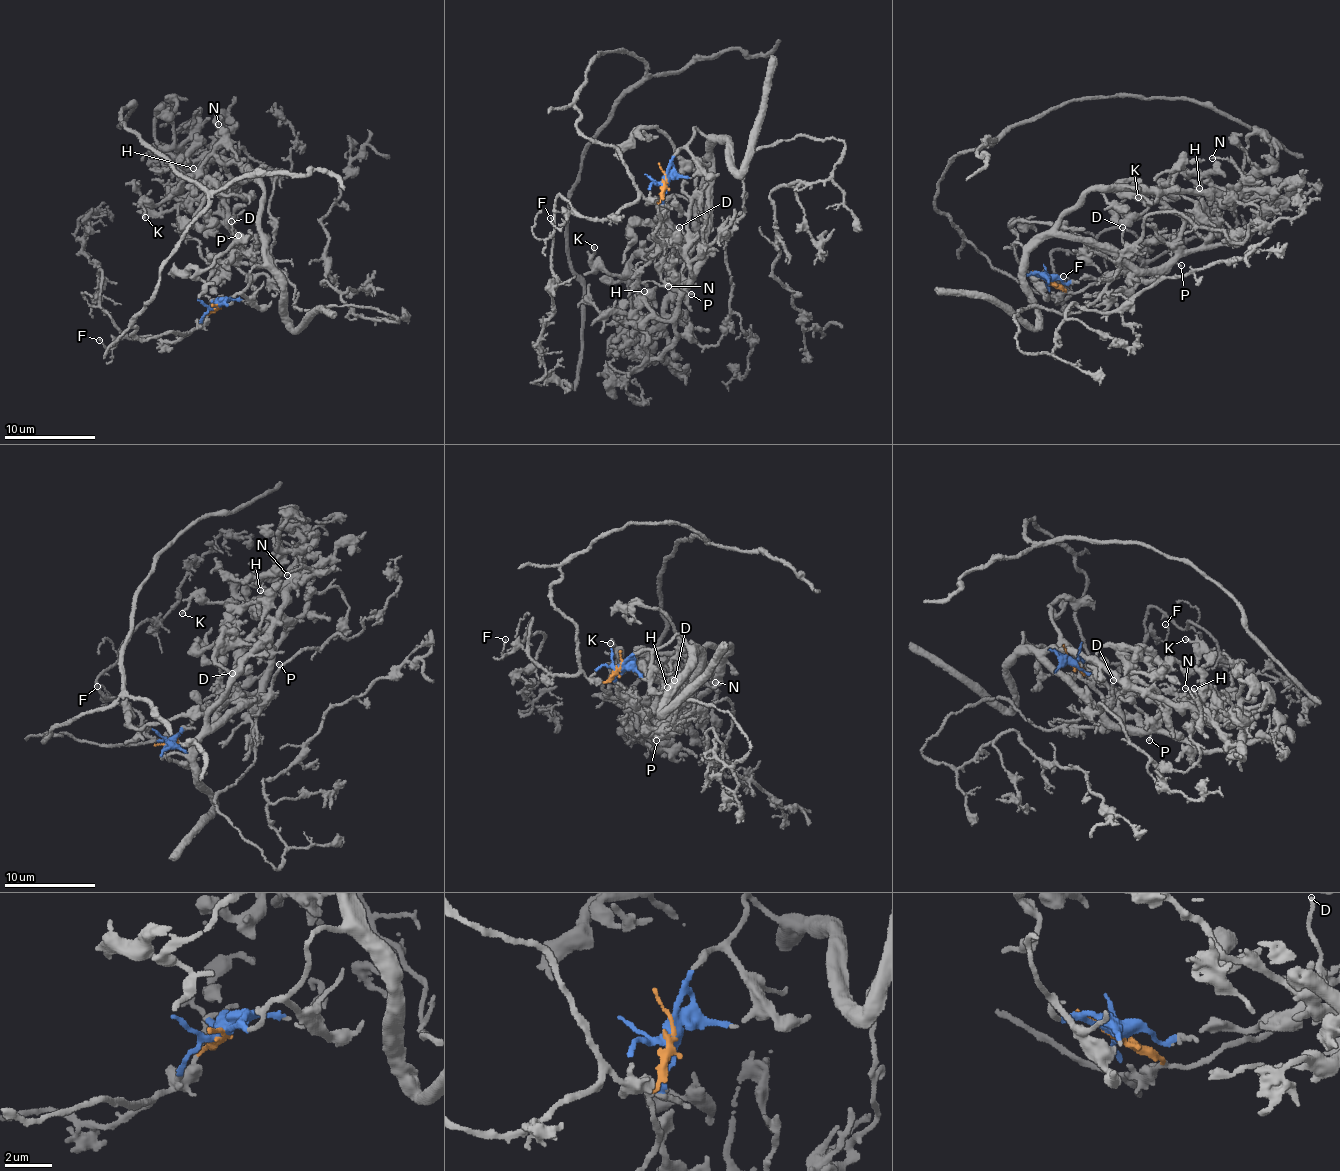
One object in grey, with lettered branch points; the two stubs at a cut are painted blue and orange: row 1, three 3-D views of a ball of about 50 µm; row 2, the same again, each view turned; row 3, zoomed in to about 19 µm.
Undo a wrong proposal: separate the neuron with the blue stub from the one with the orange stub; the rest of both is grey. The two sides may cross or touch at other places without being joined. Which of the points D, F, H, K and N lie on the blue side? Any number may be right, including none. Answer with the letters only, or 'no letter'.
D, H, K, N

